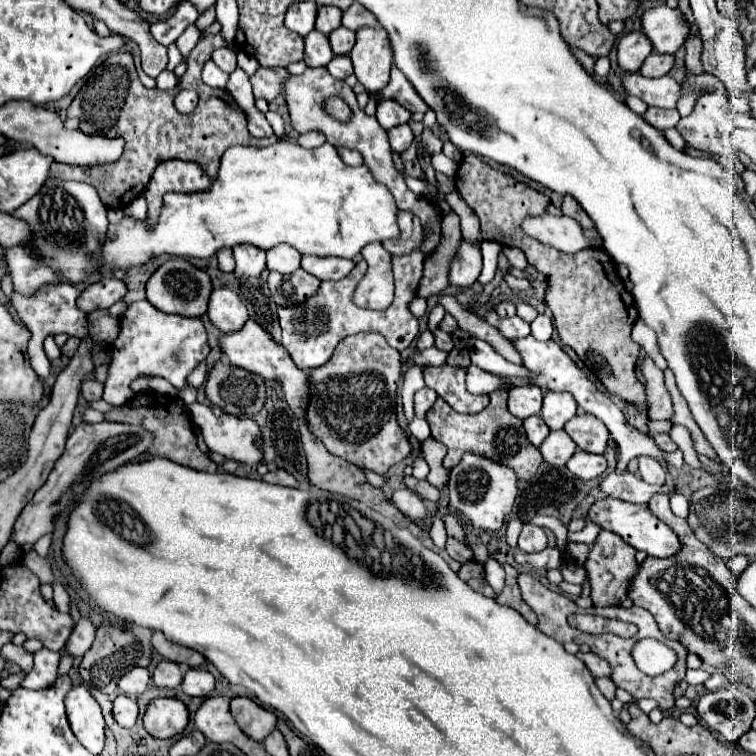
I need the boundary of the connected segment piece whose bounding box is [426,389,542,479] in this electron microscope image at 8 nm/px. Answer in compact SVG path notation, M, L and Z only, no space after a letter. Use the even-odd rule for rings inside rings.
M498 389L490 393L490 405L484 411L480 411L478 415L462 415L462 413L456 413L444 399L438 397L438 401L428 411L426 419L430 423L432 437L444 443L448 449L444 457L444 465L450 465L448 469L452 469L458 463L458 459L462 459L462 455L470 451L470 453L490 457L492 461L498 461L502 465L508 465L510 469L514 469L518 479L530 479L536 473L536 469L542 463L542 455L534 445L530 445L524 433L522 421L508 413L506 401L508 401L508 391Z

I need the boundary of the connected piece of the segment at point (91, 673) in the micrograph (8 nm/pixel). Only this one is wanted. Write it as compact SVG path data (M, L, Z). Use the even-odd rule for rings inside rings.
M100 625L96 641L90 651L82 657L80 675L84 679L86 687L94 687L106 695L116 695L118 691L118 679L134 669L134 667L148 667L152 663L152 631L142 629L138 625L128 625L126 629L118 629L112 625Z

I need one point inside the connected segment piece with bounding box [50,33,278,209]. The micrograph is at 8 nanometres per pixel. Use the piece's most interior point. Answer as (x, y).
(113, 103)

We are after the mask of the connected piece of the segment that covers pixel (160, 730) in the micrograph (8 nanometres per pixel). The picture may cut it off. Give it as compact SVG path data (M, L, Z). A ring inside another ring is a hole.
M154 699L150 701L146 715L144 715L144 727L152 737L158 739L170 739L174 735L180 735L188 725L188 709L178 699Z

